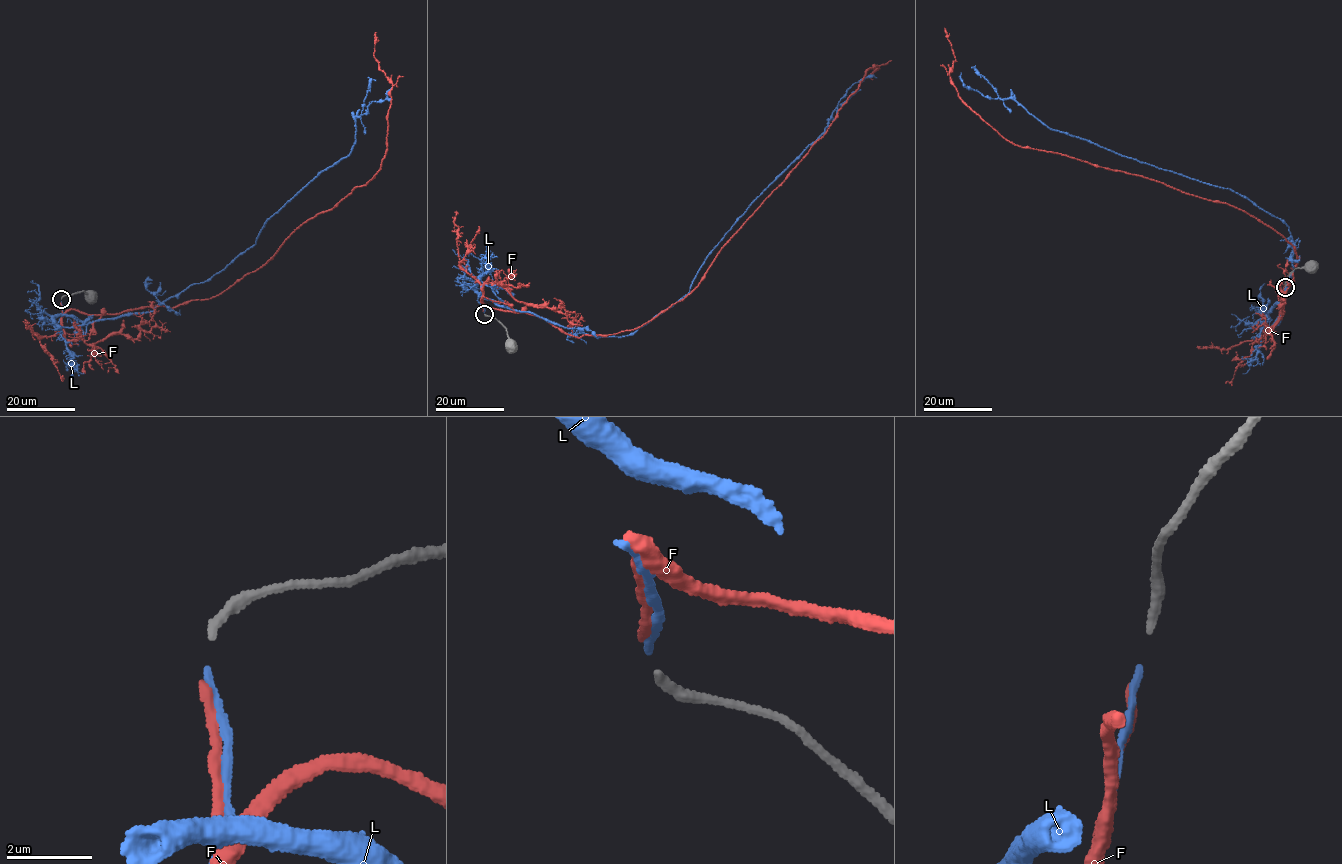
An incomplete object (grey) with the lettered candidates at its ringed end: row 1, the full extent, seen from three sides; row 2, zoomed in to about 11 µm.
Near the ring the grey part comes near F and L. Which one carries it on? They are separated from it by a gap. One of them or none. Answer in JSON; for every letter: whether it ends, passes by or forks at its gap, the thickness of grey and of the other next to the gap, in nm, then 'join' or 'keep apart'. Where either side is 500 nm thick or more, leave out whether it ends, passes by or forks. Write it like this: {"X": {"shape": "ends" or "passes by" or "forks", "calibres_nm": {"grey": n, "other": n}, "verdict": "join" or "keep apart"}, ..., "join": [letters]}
{"F": {"shape": "ends", "calibres_nm": {"grey": 200, "other": 190}, "verdict": "keep apart"}, "L": {"shape": "ends", "calibres_nm": {"grey": 200, "other": 150}, "verdict": "join"}, "join": ["L"]}

